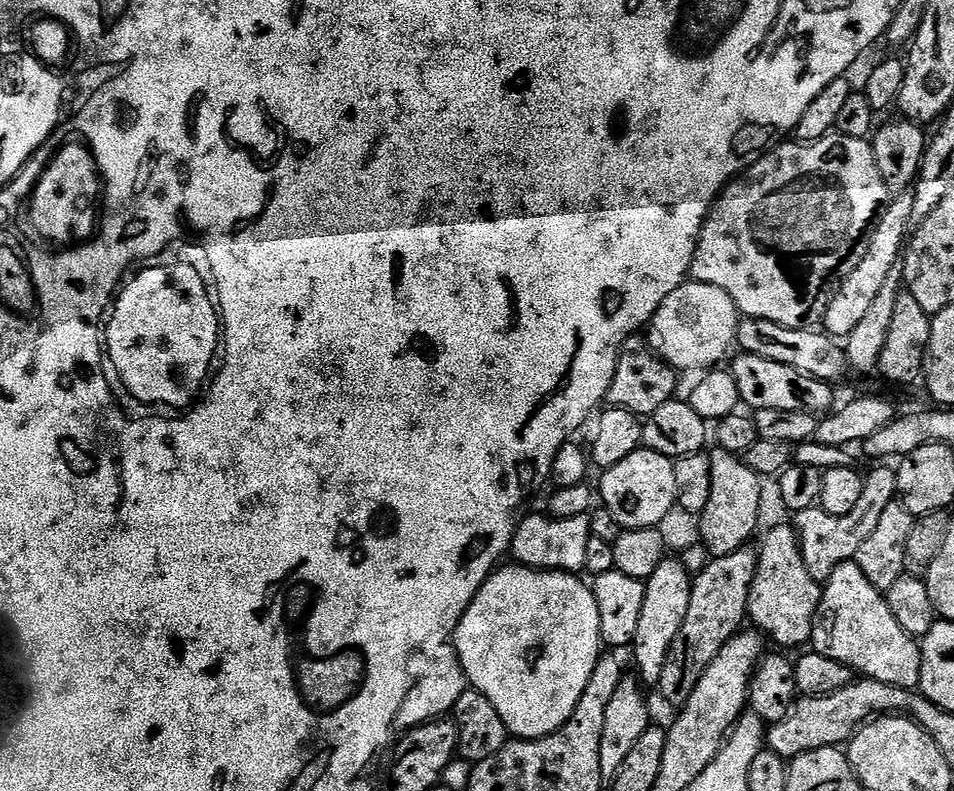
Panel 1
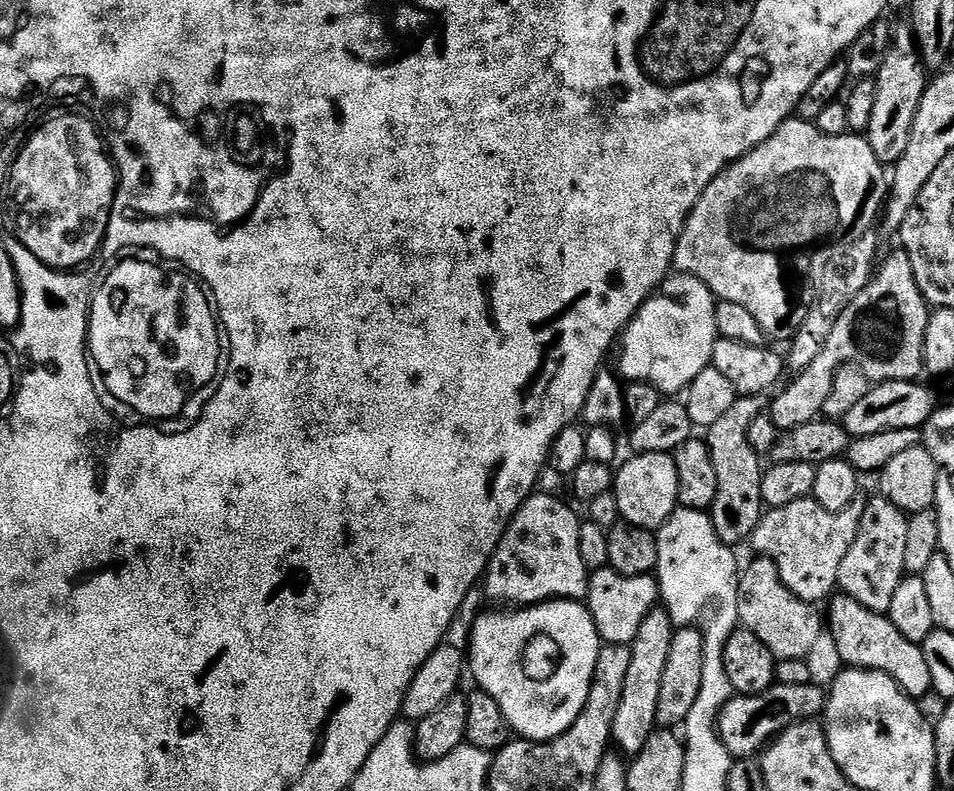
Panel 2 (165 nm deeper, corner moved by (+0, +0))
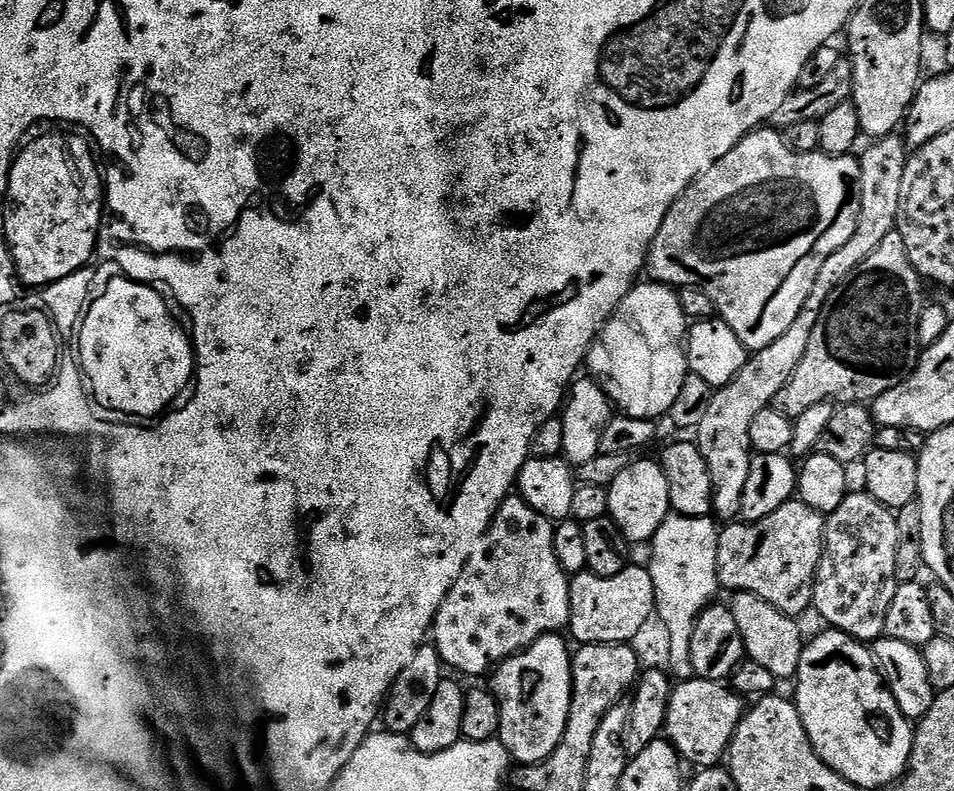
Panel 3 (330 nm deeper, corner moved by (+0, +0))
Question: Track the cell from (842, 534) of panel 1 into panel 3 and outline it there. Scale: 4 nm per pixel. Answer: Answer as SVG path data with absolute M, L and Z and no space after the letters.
M799 498L787 500L774 514L755 522L732 522L720 532L717 570L719 583L733 593L749 592L766 598L778 610L787 616L800 618L804 611L812 608L812 587L816 583L816 571L824 553L824 533L826 516L803 504Z

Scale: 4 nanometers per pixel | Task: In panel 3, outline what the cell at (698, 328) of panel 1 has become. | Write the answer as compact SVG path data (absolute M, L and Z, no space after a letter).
M637 283L629 290L616 313L605 322L588 349L586 368L597 381L607 385L615 407L623 415L656 420L671 413L678 390L690 375L686 351L690 321L684 315L679 295L669 285L647 283Z

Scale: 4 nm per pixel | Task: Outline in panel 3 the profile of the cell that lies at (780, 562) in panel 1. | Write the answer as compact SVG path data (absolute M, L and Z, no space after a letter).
M738 592L731 598L733 600L730 600L730 607L744 639L747 659L758 666L766 666L766 670L775 674L777 681L791 681L802 662L806 643L806 636L800 633L800 628L796 625L799 623L770 602L766 602L766 598L758 598L758 594Z

